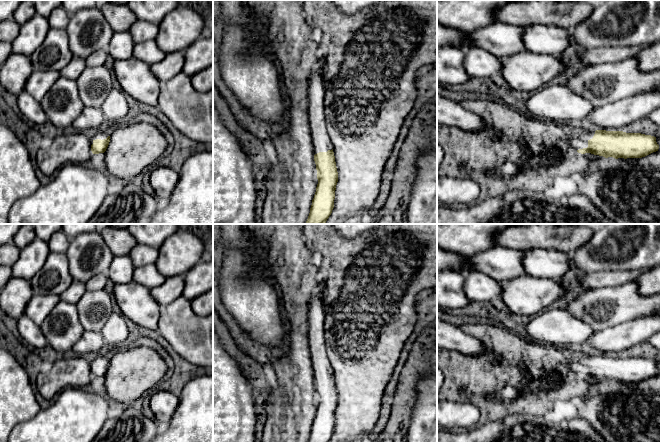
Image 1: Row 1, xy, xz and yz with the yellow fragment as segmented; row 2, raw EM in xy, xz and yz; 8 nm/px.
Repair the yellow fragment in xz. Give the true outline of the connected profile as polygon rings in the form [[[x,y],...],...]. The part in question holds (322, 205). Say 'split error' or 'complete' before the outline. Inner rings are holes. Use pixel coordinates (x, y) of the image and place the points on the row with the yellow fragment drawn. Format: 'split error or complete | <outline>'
split error | [[[322,60],[308,62],[312,69],[308,81],[308,121],[318,184],[306,224],[325,224],[334,208],[338,172],[333,146],[324,118],[324,86],[321,76]]]

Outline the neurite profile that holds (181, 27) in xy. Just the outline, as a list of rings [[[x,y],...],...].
[[[176,7],[170,11],[158,27],[159,32],[155,41],[166,54],[185,51],[206,34],[202,16],[184,7]]]

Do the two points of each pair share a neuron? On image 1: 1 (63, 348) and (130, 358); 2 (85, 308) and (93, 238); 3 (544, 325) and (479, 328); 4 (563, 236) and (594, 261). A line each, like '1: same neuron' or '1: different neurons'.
1: different neurons
2: same neuron
3: different neurons
4: different neurons

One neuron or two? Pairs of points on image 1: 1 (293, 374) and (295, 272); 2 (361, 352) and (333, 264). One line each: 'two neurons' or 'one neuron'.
1: one neuron
2: one neuron

